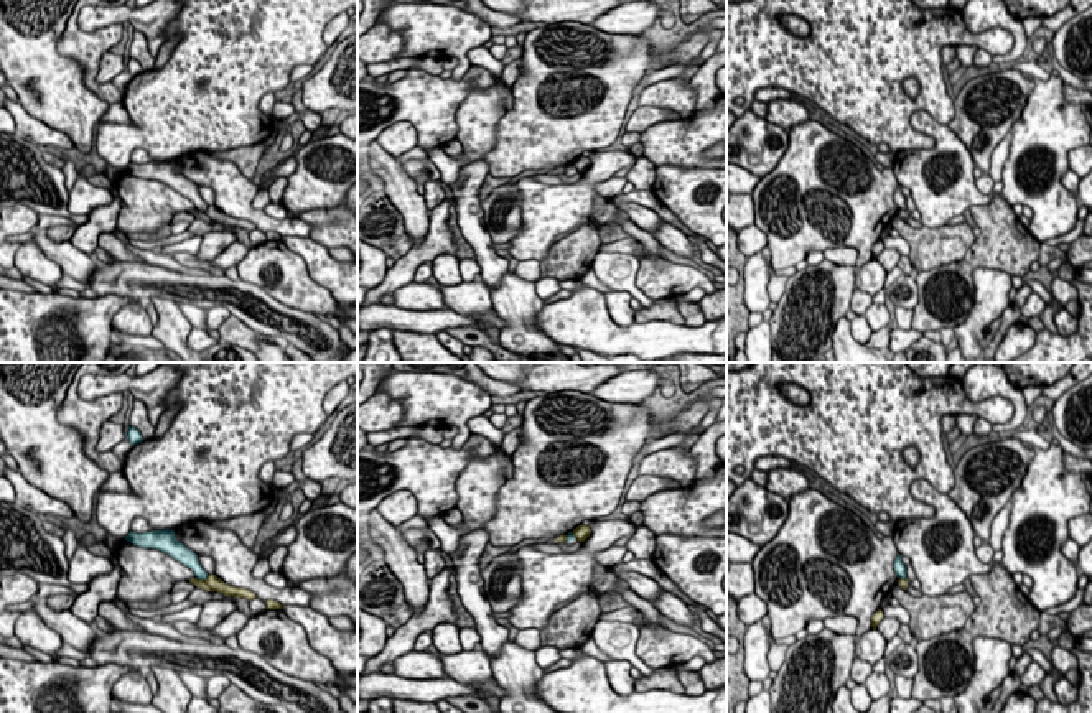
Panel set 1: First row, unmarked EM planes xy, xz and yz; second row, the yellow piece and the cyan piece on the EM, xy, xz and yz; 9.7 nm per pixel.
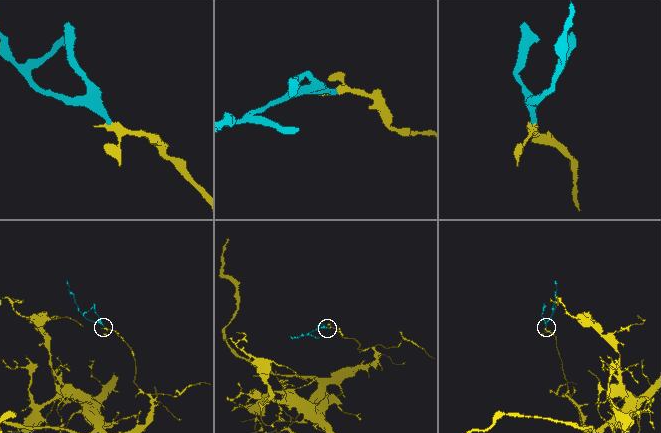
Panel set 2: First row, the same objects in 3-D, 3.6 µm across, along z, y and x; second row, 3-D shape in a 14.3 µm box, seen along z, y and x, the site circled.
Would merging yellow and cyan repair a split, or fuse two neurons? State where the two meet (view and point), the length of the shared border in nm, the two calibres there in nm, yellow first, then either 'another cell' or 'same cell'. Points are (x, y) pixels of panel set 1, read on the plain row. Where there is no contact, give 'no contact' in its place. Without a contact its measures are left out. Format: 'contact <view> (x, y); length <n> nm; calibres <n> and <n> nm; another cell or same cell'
contact xy (201, 211); length 130 nm; calibres 160 and 160 nm; another cell

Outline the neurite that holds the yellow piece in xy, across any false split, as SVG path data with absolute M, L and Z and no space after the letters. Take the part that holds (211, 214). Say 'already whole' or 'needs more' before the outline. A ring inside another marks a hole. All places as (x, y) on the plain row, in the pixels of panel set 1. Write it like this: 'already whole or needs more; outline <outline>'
already whole; outline M208 206L206 211L191 209L189 214L206 222L222 224L224 227L245 229L249 232L257 229L250 221L231 217L224 214L221 209L217 209L216 206Z

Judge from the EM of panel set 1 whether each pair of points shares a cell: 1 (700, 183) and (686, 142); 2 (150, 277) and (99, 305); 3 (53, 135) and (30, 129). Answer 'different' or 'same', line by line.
1: different
2: different
3: same

